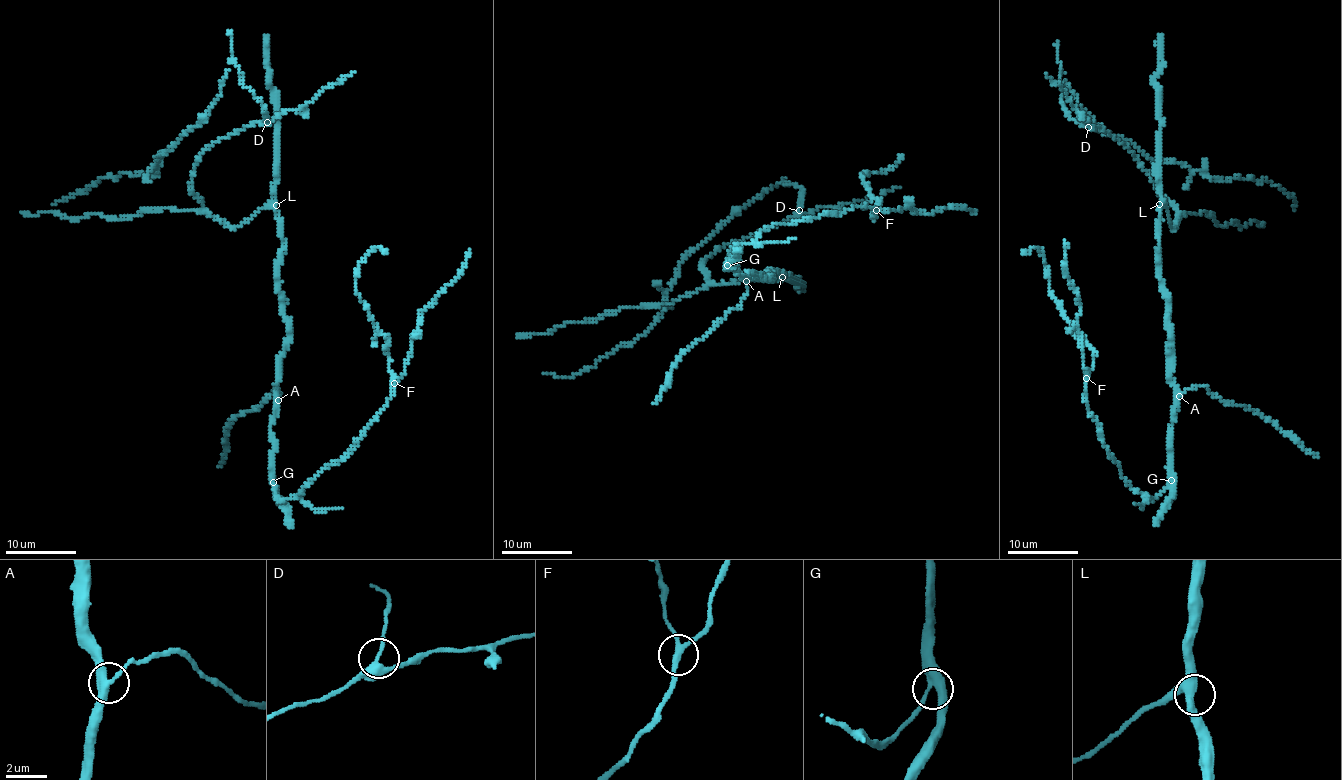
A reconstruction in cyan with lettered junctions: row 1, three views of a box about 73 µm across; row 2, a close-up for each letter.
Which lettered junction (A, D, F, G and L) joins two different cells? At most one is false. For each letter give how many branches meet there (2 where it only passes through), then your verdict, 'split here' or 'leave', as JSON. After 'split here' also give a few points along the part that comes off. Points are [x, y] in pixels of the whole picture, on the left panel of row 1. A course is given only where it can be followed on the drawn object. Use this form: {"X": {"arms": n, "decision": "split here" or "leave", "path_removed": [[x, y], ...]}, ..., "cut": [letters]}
{"A": {"arms": 3, "decision": "leave"}, "D": {"arms": 3, "decision": "leave"}, "F": {"arms": 3, "decision": "leave"}, "G": {"arms": 3, "decision": "leave"}, "L": {"arms": 3, "decision": "leave"}, "cut": []}

